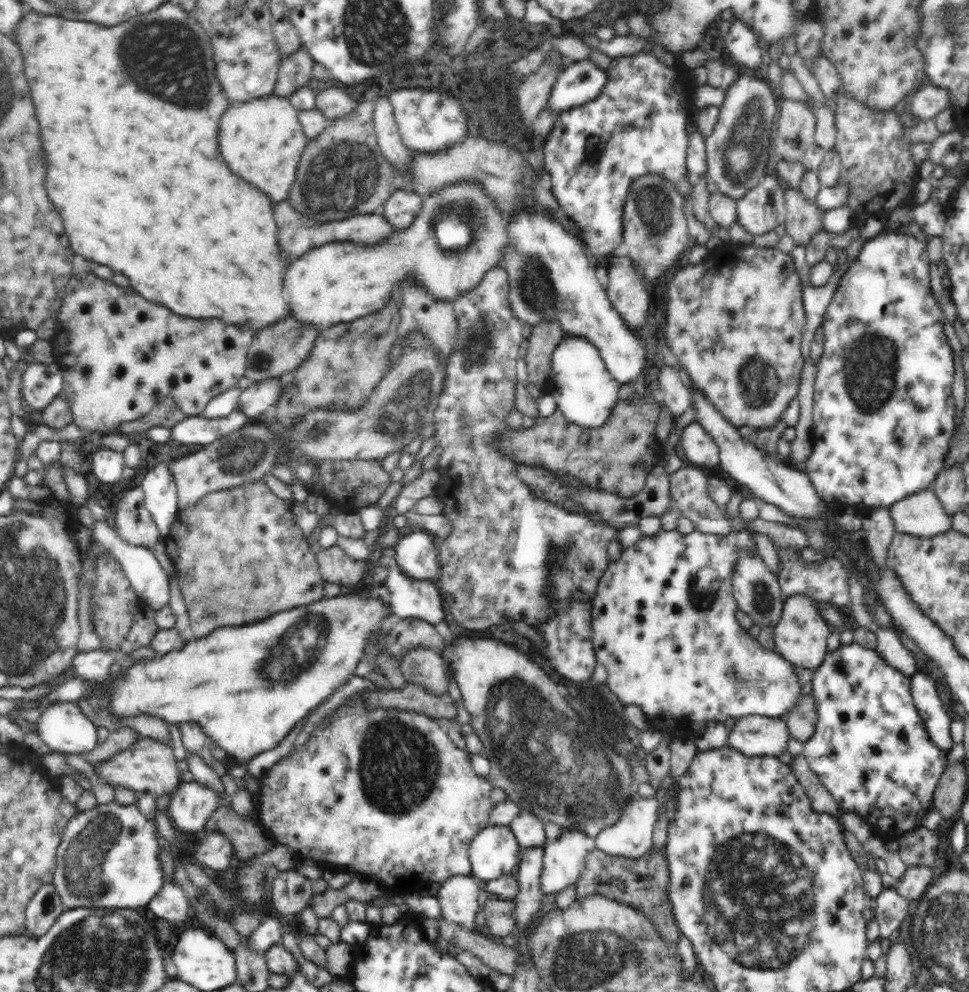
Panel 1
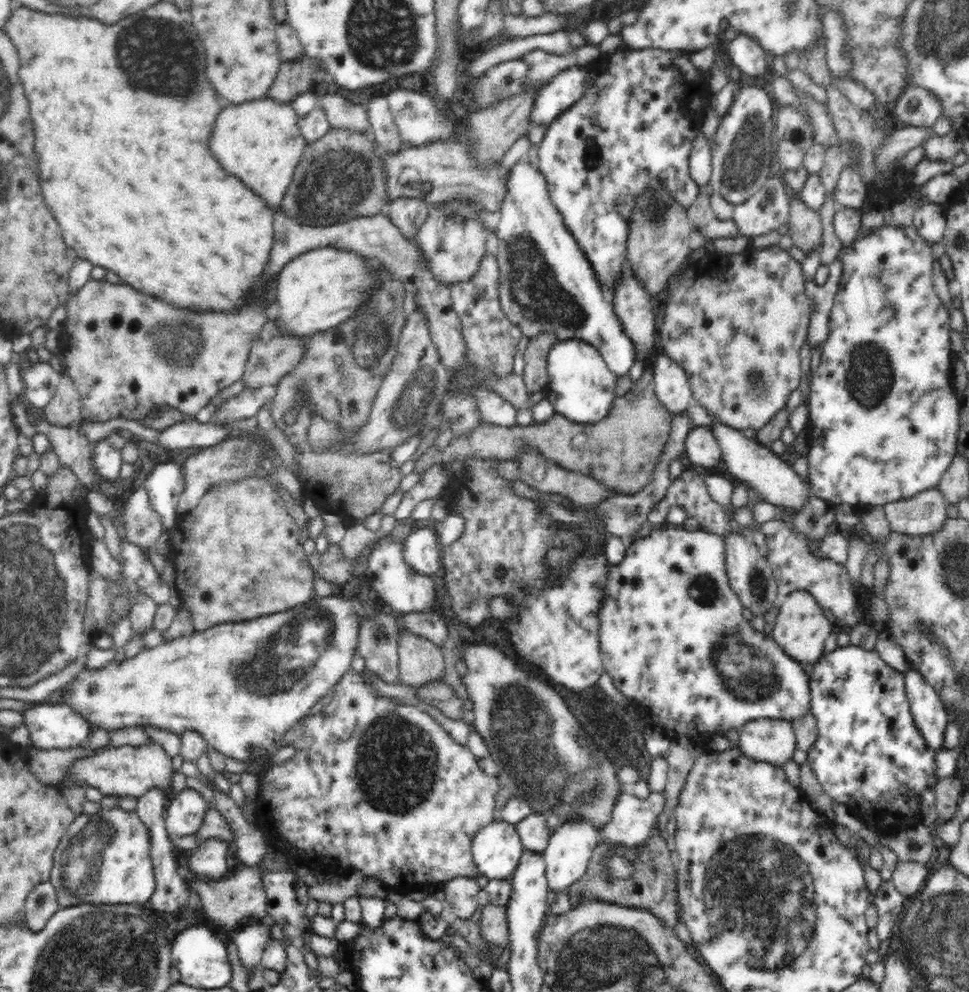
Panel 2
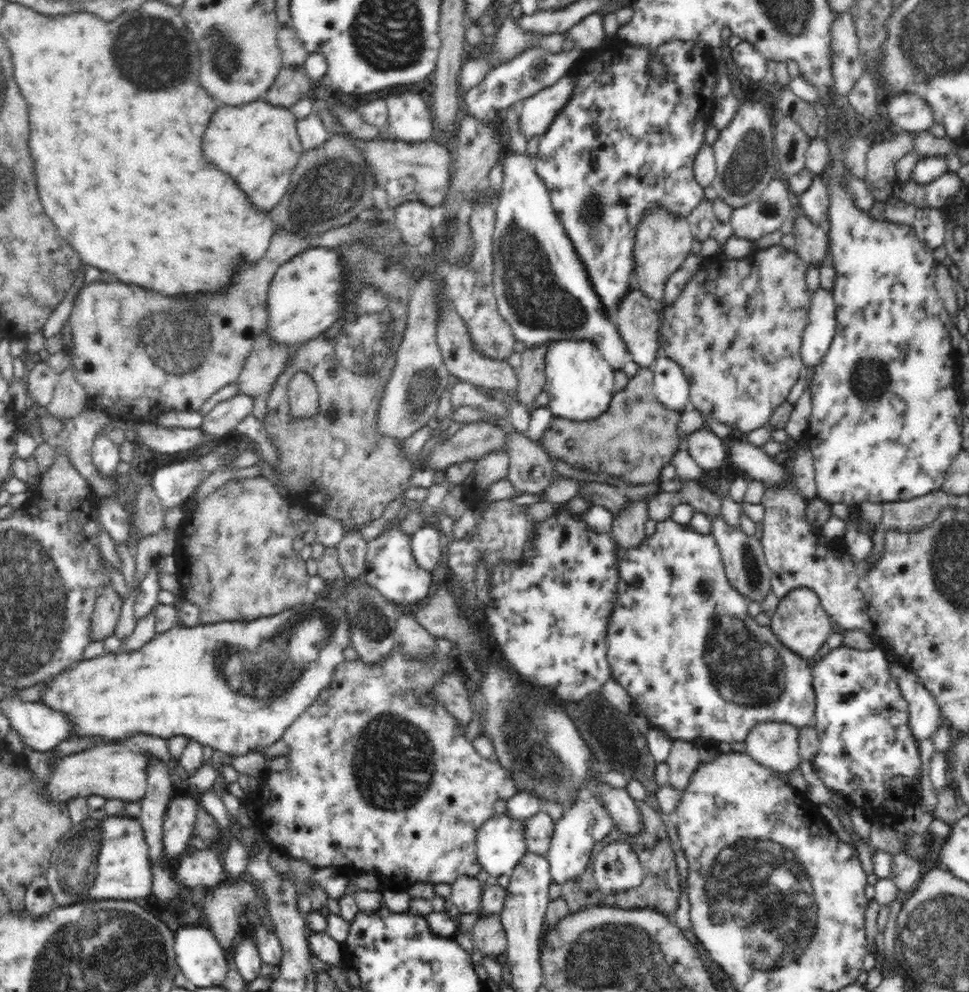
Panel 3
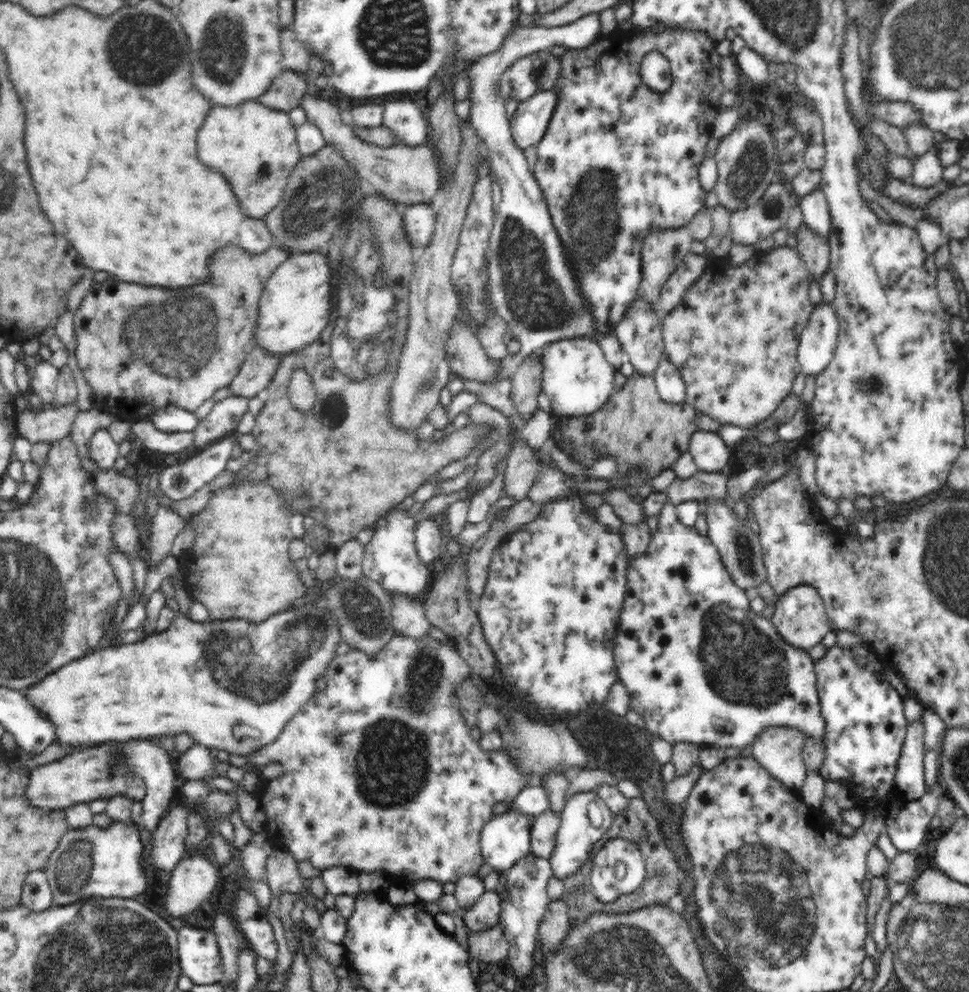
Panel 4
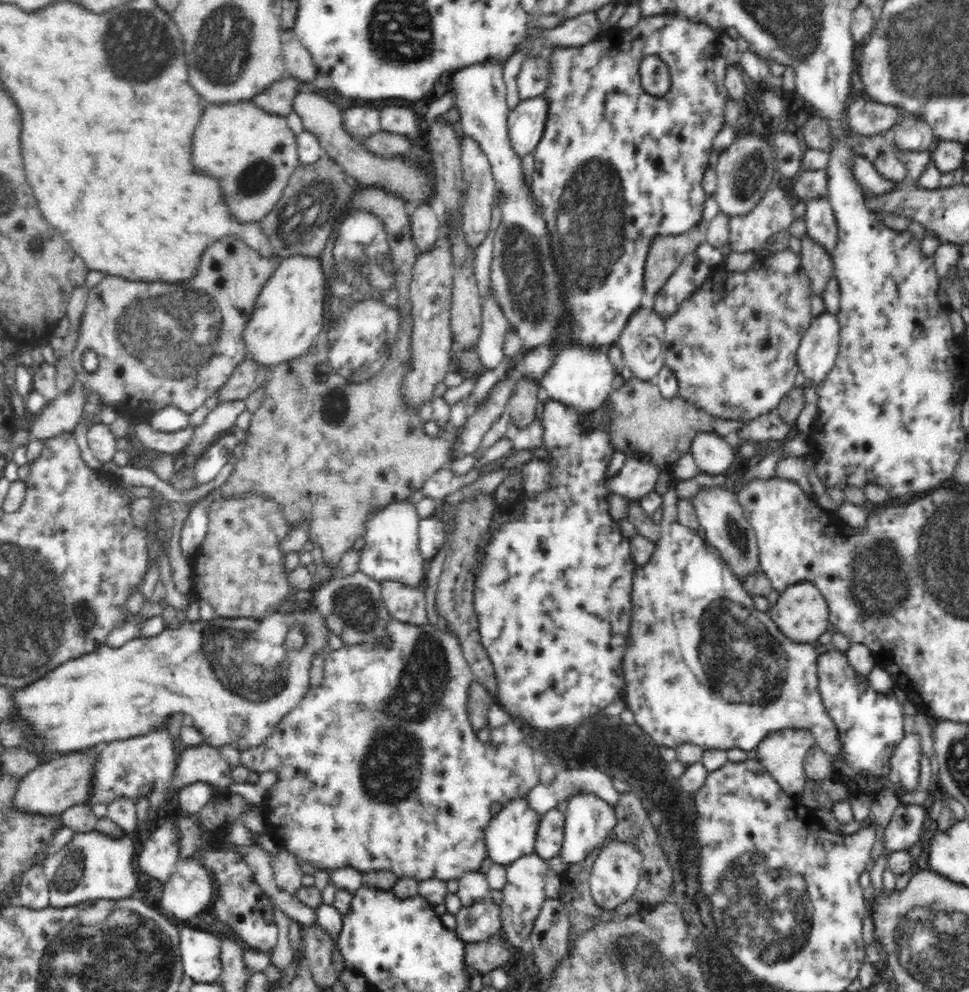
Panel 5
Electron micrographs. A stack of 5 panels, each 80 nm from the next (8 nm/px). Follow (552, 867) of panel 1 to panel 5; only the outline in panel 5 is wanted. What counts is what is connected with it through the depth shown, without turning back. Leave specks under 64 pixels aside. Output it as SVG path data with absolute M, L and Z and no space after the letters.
M580 793L568 799L564 821L563 842L557 856L562 859L566 868L569 868L573 864L582 862L590 851L604 843L604 838L616 827L617 816L615 808L608 802L591 793Z

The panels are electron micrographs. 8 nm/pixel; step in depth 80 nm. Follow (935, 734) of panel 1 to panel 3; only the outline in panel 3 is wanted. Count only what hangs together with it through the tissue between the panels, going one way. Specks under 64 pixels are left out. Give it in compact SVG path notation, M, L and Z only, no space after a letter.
M902 664L891 665L891 675L896 679L903 697L909 706L909 727L913 737L918 740L931 739L938 728L944 725L942 713L934 695L918 682L917 676Z

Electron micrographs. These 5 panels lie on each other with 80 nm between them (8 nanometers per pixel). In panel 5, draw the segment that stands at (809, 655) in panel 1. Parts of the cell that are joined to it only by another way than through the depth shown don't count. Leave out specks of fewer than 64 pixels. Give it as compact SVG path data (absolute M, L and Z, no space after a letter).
M800 581L786 587L770 611L770 618L775 626L796 643L816 644L826 631L831 630L829 610L826 599L816 585L810 581Z

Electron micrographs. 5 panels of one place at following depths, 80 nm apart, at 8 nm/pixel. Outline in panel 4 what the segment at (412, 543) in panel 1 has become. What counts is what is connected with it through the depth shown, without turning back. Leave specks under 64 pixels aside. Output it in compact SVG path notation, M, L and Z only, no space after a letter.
M433 518L416 525L415 547L418 549L419 560L426 567L439 558L442 552L440 544L442 544L442 532Z

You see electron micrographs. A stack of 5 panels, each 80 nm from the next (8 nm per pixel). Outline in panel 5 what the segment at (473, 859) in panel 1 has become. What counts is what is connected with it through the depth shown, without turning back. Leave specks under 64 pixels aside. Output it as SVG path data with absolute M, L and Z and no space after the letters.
M518 798L504 805L504 809L493 817L485 829L486 854L493 863L508 867L520 857L534 853L540 815L531 810L526 800Z

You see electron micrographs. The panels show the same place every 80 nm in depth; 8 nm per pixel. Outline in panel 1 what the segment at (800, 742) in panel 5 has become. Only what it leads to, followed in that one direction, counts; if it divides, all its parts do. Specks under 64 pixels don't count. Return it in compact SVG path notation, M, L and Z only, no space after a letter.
M748 715L735 719L726 744L746 756L778 756L787 749L791 733L782 718Z

